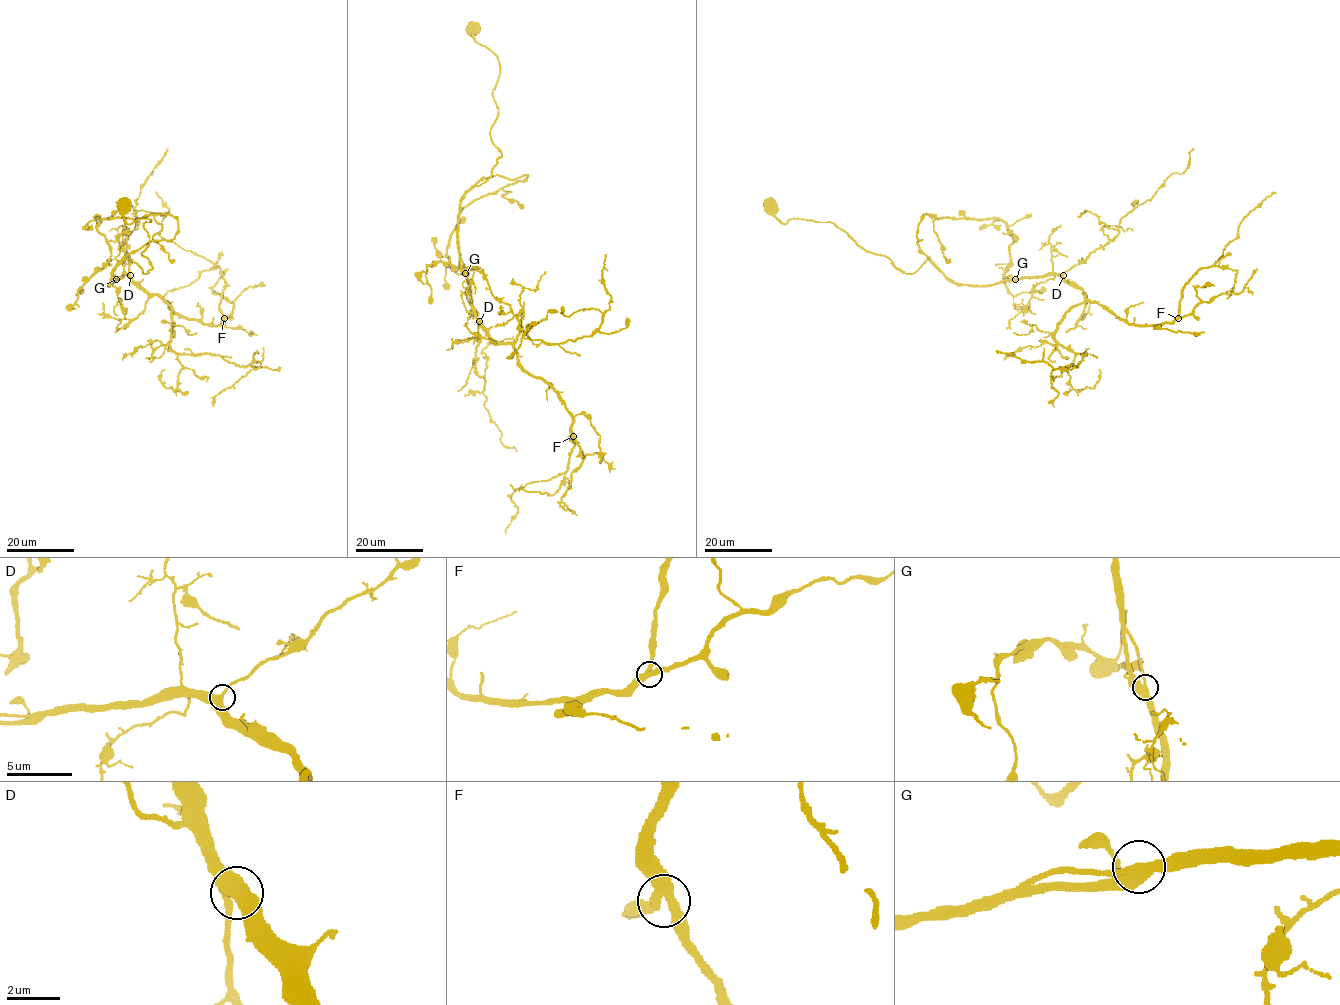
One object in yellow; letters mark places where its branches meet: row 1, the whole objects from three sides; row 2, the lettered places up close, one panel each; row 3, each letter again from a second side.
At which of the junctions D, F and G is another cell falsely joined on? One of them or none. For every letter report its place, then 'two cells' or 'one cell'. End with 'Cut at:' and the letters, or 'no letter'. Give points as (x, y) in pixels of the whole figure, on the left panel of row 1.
D: place (130, 275); one cell
F: place (224, 318); one cell
G: place (116, 279); one cell
Cut at: no letter

